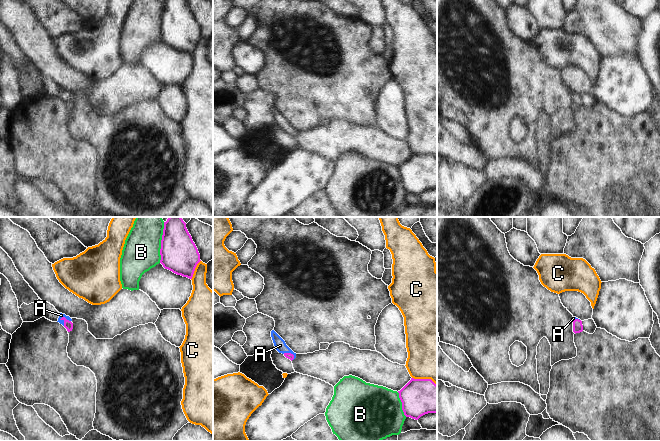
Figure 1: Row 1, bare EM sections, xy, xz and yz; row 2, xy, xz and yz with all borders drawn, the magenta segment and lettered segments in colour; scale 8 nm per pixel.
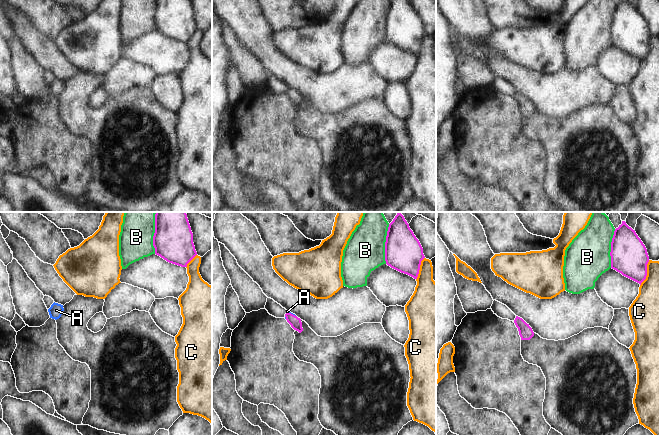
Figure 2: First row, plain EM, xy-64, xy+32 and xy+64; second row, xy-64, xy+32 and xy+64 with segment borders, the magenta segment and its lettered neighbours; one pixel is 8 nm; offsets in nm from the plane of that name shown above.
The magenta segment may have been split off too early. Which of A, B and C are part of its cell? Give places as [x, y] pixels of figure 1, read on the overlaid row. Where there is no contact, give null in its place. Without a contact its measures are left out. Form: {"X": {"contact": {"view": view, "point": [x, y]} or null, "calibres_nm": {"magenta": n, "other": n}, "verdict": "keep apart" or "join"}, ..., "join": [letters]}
{"A": {"contact": {"view": "xy", "point": [65, 318]}, "calibres_nm": {"magenta": 70, "other": 30}, "verdict": "join"}, "B": {"contact": {"view": "xy", "point": [161, 242]}, "calibres_nm": {"magenta": 300, "other": 300}, "verdict": "keep apart"}, "C": {"contact": {"view": "xy", "point": [194, 270]}, "calibres_nm": {"magenta": 300, "other": 200}, "verdict": "keep apart"}, "join": ["A"]}

